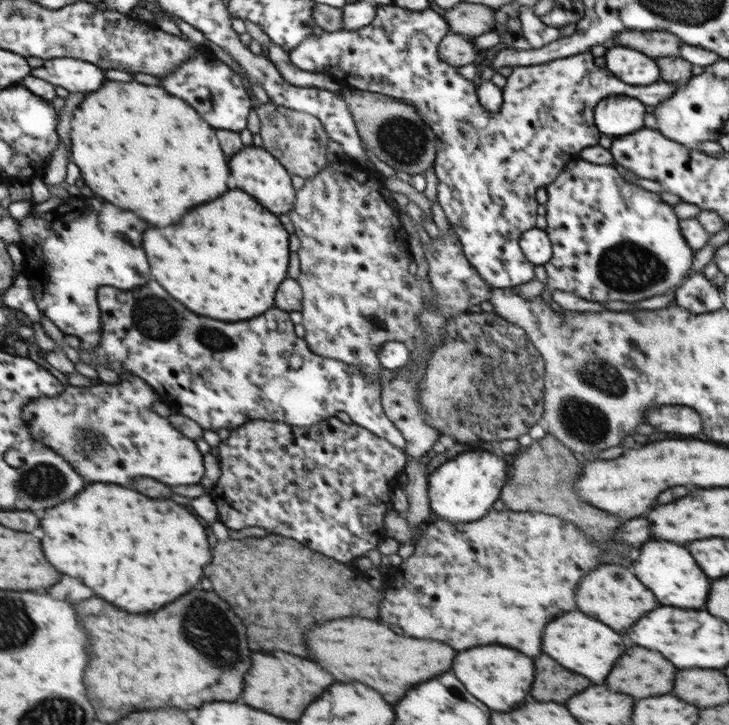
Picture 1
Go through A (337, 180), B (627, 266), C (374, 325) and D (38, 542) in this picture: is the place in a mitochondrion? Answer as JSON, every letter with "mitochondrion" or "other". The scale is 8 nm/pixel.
{"A":"other","B":"mitochondrion","C":"mitochondrion","D":"other"}

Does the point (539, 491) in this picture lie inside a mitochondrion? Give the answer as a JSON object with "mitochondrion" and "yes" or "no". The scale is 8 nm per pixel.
{"mitochondrion":"no"}

